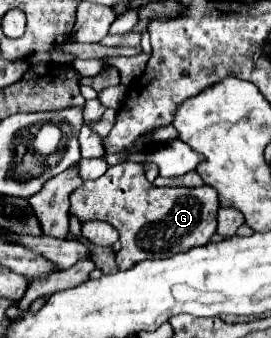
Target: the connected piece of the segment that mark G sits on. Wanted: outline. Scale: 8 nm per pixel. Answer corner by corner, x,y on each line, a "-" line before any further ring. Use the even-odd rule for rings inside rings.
123,162
109,166
109,170
101,178
87,180
77,190
73,190
69,200
69,214
77,220
101,220
111,224
119,232
119,270
127,270
135,262
147,258
171,258
173,254
203,246
211,240
217,228
219,200
215,190
211,190
209,186
155,188
145,178
143,162

